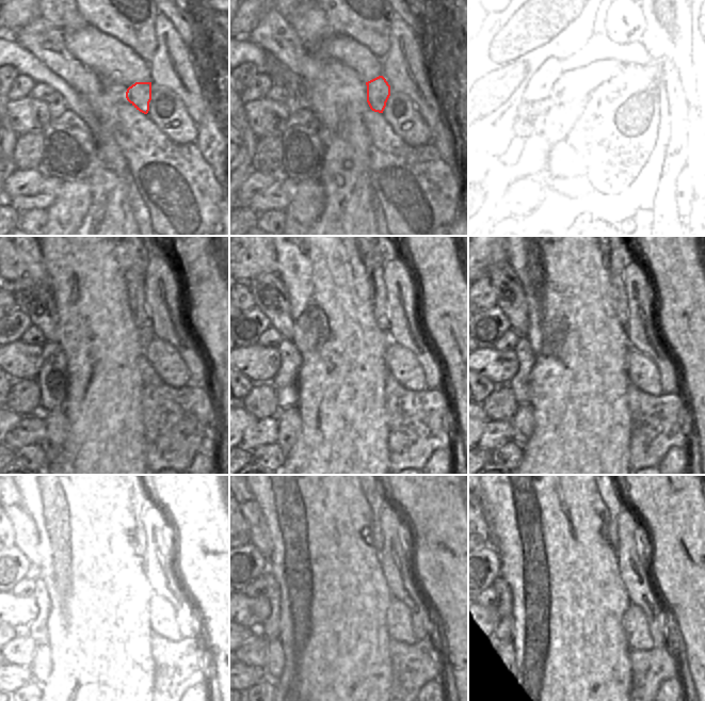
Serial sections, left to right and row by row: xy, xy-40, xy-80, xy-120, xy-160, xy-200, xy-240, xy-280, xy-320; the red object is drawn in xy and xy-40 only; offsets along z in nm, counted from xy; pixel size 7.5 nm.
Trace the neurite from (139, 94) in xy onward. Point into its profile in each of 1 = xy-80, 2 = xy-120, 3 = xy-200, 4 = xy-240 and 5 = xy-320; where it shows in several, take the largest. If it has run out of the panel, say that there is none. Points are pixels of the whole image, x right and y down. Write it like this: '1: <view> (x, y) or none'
1: xy-80 (620, 90)
2: xy-120 (134, 281)
3: xy-200 (615, 258)
4: xy-240 (141, 497)
5: xy-320 (611, 496)

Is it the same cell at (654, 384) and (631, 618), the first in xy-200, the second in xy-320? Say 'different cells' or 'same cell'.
same cell

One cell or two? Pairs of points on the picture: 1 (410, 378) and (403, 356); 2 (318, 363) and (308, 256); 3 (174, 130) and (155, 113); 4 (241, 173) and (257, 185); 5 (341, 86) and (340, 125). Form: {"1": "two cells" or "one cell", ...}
{"1": "one cell", "2": "one cell", "3": "one cell", "4": "two cells", "5": "one cell"}

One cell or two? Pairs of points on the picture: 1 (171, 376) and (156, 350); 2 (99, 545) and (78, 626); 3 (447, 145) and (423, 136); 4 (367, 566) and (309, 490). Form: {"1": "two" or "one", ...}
{"1": "one", "2": "one", "3": "two", "4": "one"}

